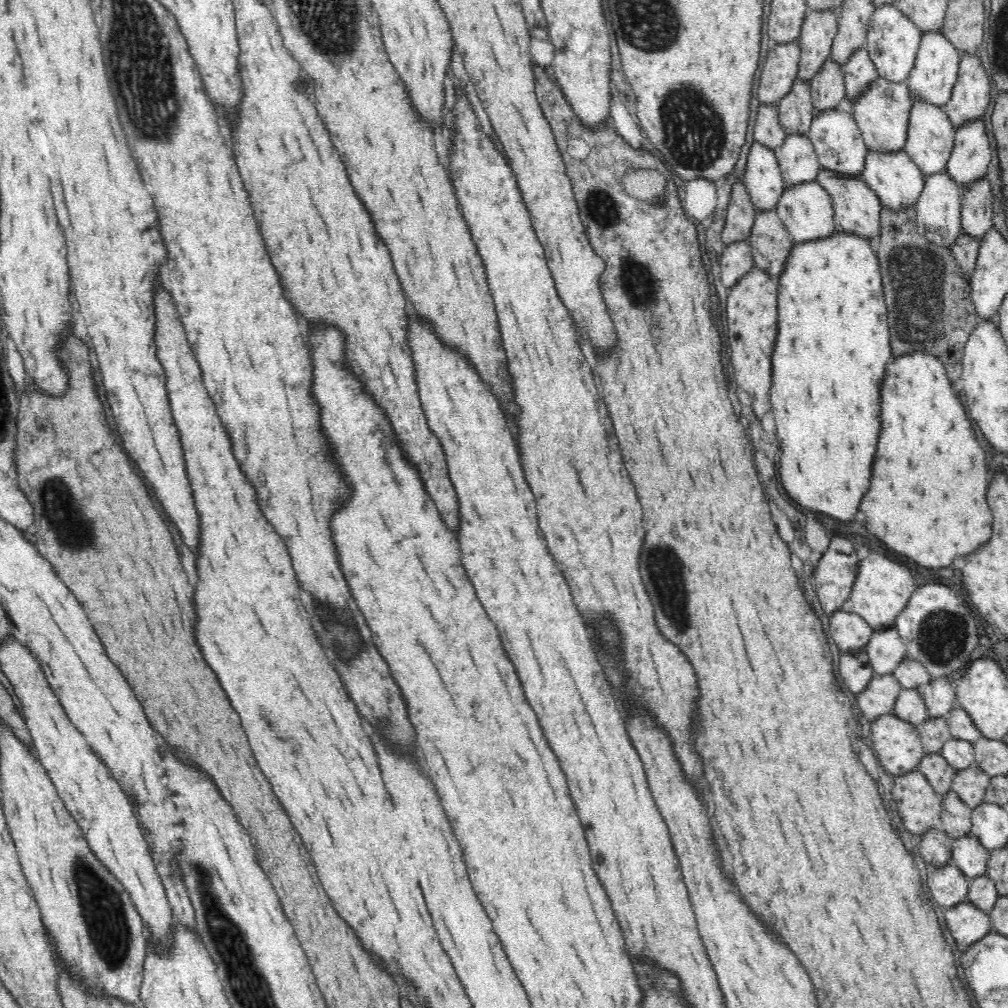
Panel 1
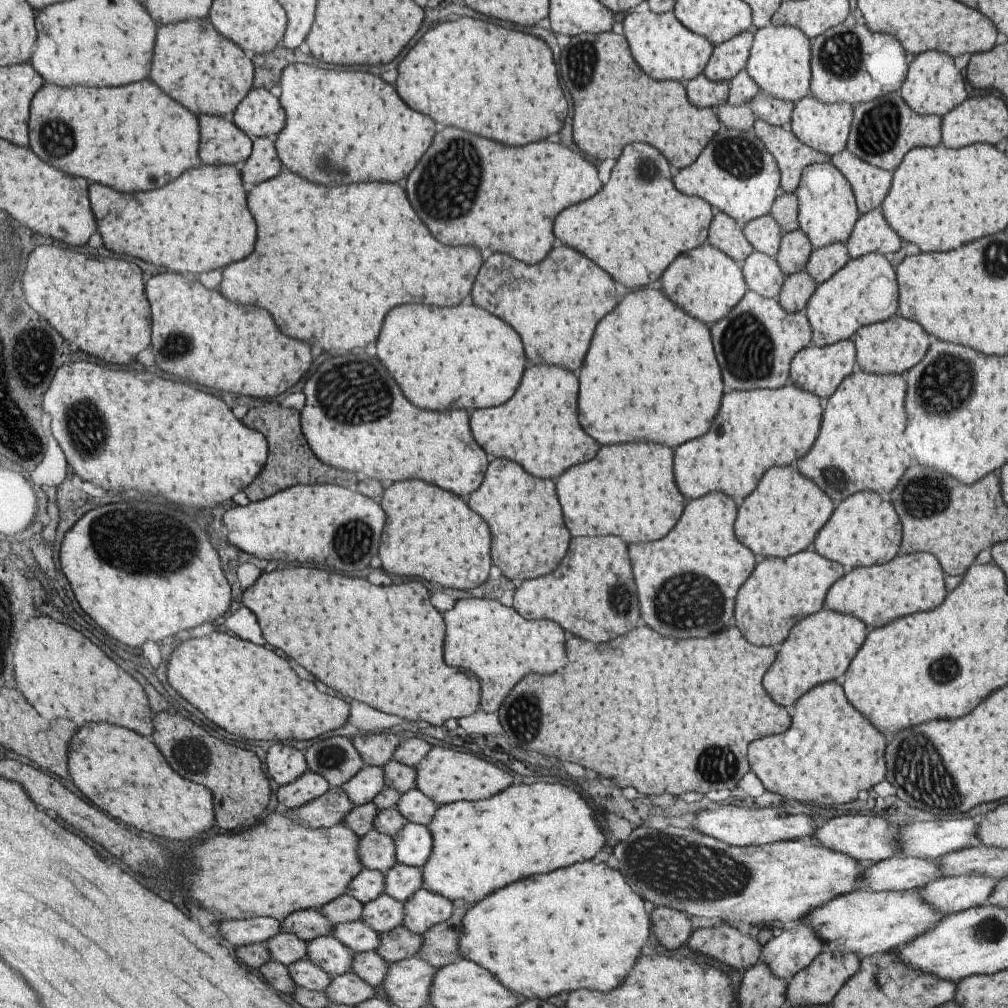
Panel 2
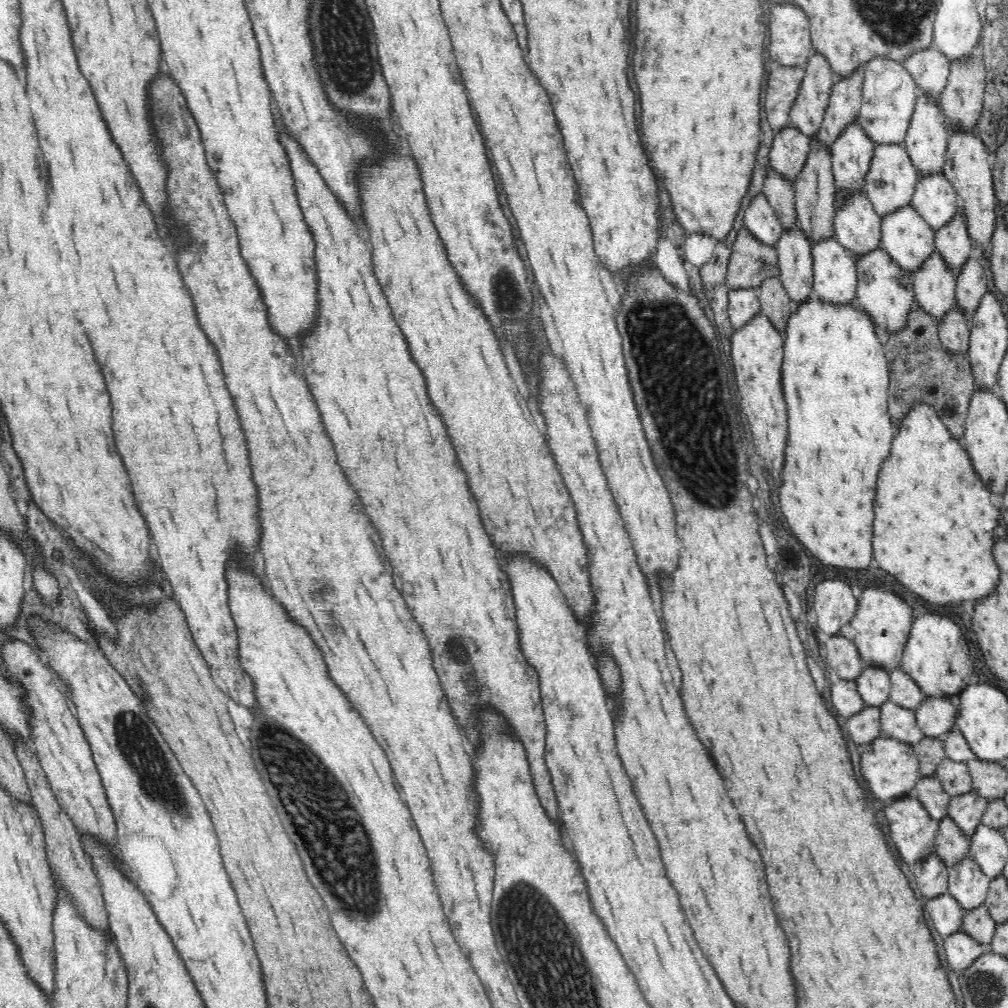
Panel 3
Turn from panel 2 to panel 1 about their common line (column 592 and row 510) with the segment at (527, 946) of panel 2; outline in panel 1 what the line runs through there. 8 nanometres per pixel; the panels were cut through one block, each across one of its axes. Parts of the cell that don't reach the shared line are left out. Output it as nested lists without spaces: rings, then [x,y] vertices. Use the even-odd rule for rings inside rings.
[[[917,351],[914,354],[901,355],[894,358],[886,366],[885,378],[881,385],[881,399],[880,399],[880,414],[882,438],[880,433],[878,442],[876,442],[876,450],[878,450],[878,462],[874,462],[874,478],[870,482],[870,490],[864,494],[862,502],[860,502],[860,510],[866,516],[866,528],[878,536],[892,552],[906,556],[910,560],[916,560],[916,564],[926,566],[926,568],[942,568],[942,566],[950,566],[952,560],[962,554],[970,554],[972,550],[976,550],[980,544],[984,544],[990,536],[992,536],[992,514],[990,508],[986,504],[986,490],[988,490],[988,468],[986,468],[986,454],[982,450],[982,446],[978,446],[978,438],[970,420],[964,411],[964,404],[961,403],[958,396],[955,394],[955,386],[948,377],[946,366],[935,358],[934,355],[928,355],[924,351]]]

